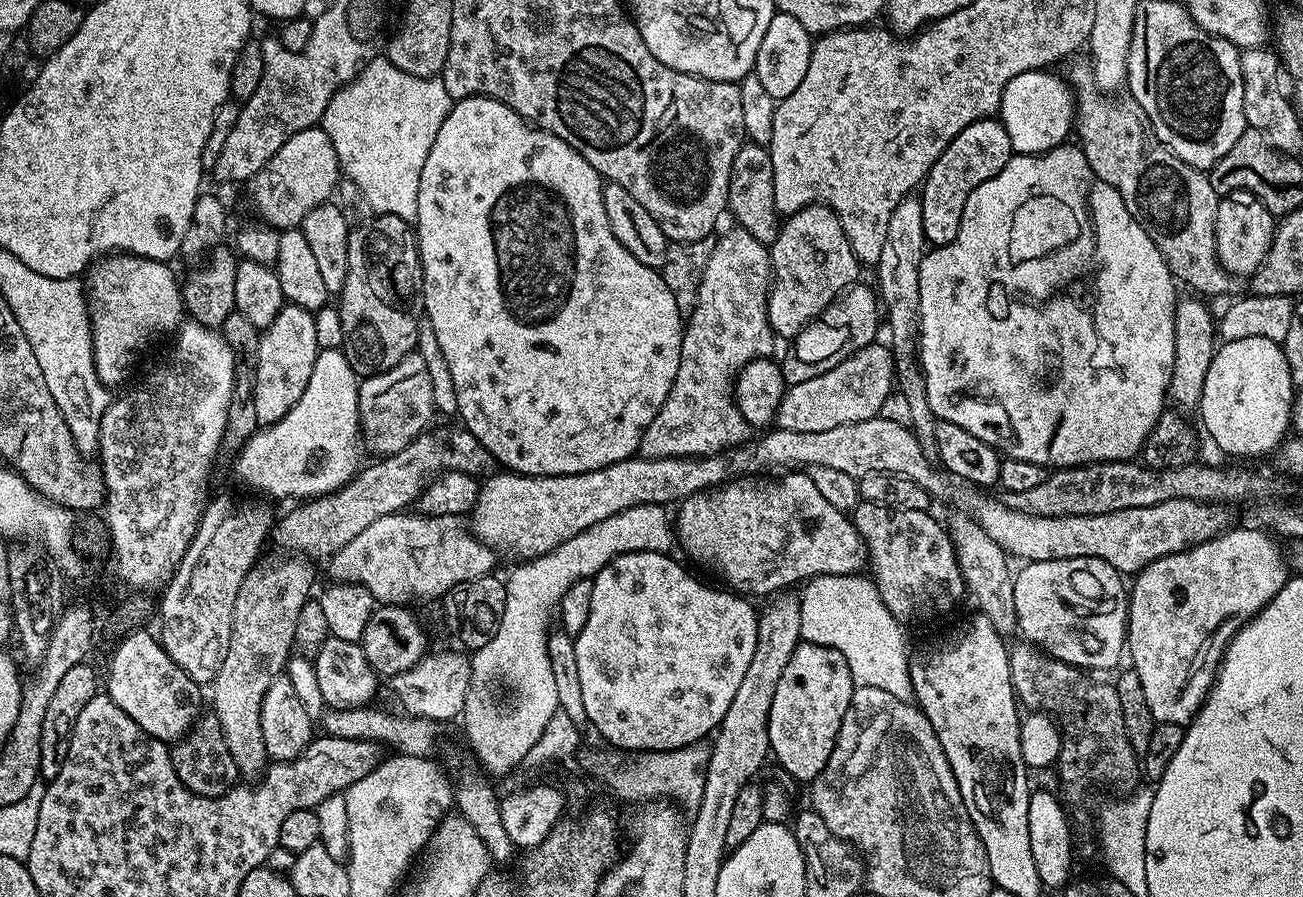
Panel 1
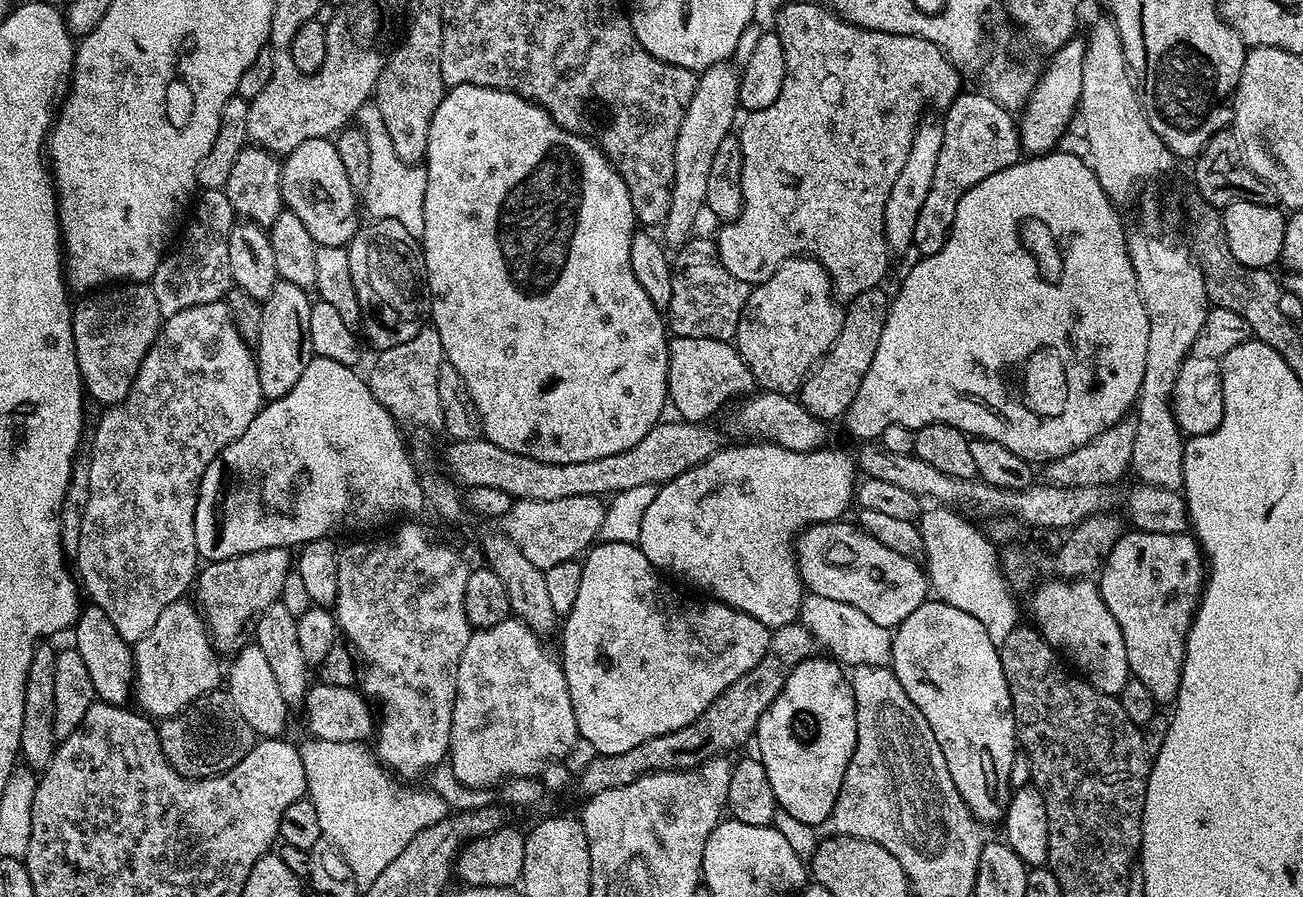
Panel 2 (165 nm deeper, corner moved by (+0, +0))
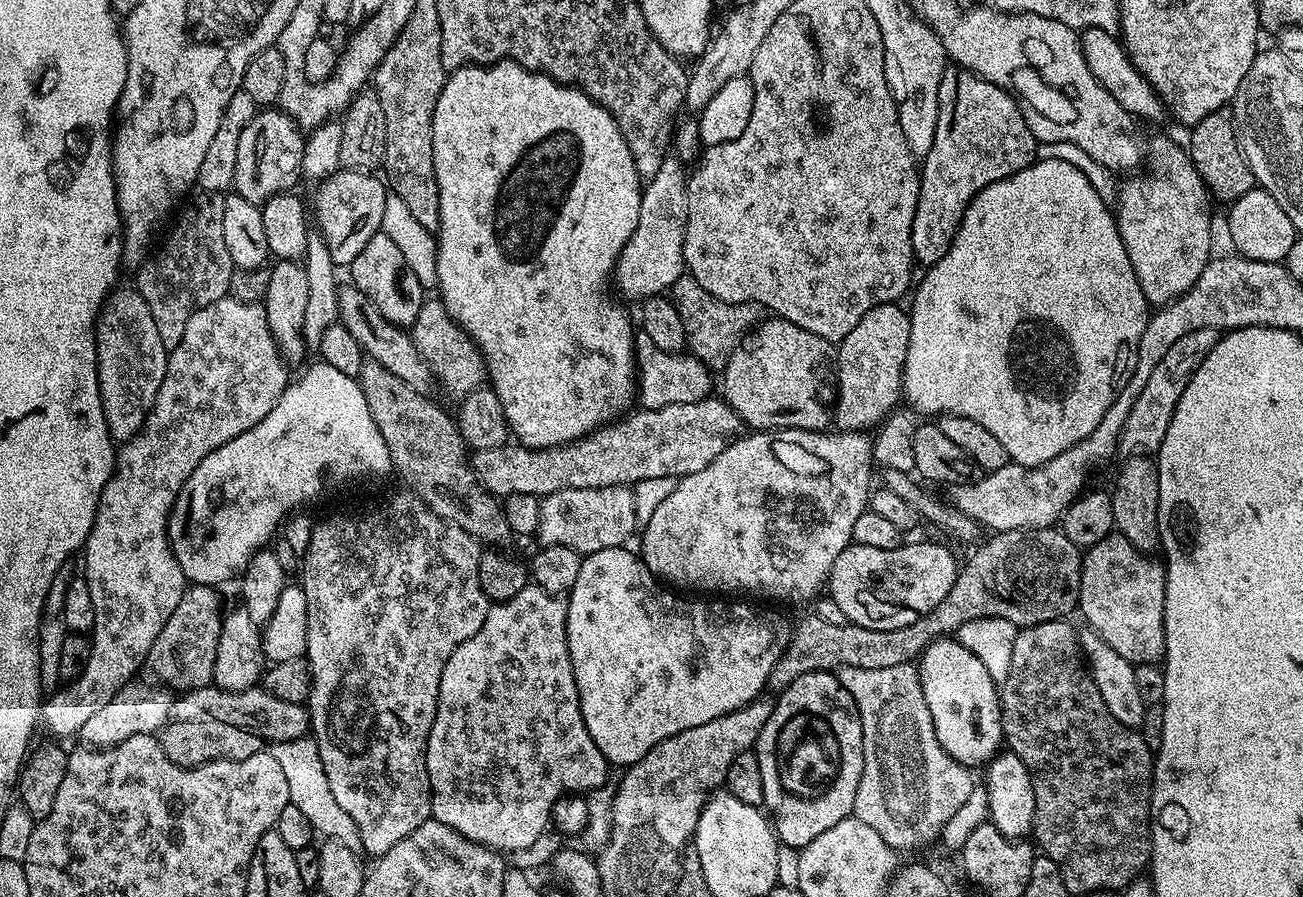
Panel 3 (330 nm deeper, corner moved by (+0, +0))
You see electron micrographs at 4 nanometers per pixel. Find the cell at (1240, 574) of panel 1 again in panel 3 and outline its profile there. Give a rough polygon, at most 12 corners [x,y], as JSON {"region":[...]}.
{"region":[[1119,534],[1083,553],[1078,612],[1133,666],[1164,655],[1165,567]]}

